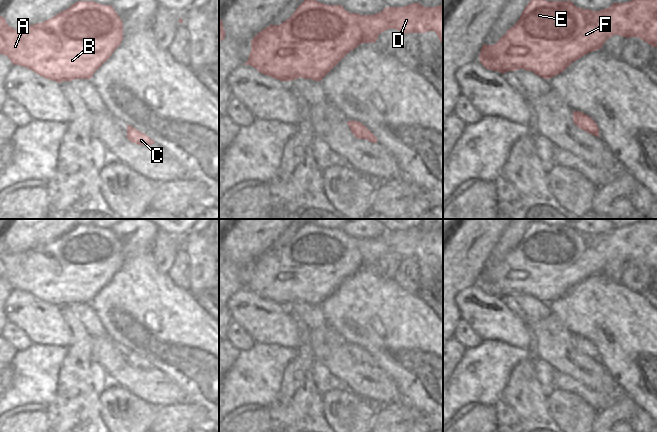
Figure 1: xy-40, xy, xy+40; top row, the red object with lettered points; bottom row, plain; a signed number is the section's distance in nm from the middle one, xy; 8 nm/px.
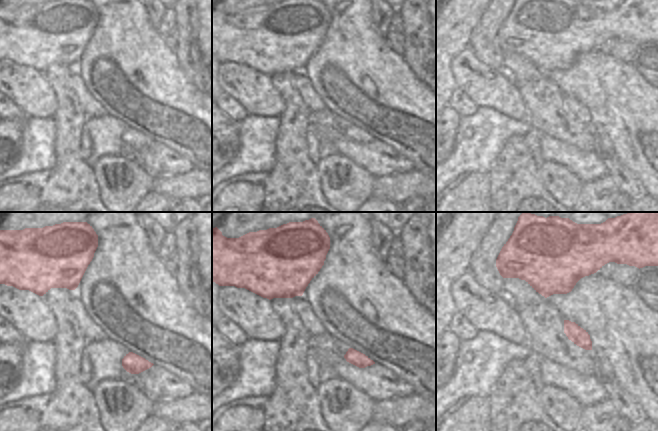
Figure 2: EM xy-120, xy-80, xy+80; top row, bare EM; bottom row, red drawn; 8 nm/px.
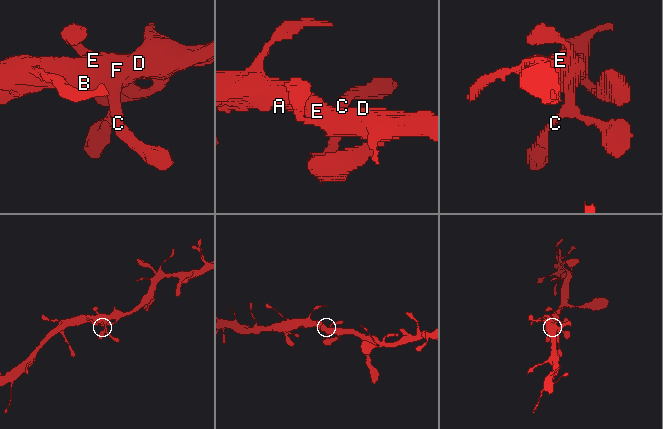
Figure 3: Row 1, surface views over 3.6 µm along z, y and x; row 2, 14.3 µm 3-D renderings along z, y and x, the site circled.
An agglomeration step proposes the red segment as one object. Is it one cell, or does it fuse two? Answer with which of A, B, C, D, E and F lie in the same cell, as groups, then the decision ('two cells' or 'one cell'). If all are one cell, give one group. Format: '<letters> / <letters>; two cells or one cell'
A B C D E F; one cell

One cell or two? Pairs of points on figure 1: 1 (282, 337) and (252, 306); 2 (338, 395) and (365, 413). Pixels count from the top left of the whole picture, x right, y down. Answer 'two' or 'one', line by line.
1: one
2: one

